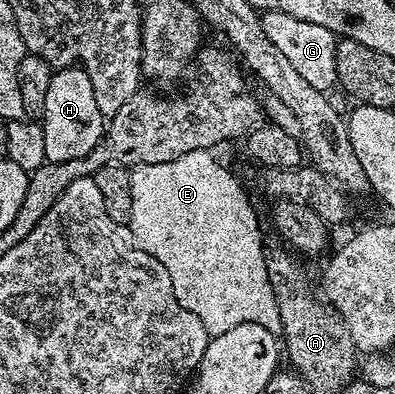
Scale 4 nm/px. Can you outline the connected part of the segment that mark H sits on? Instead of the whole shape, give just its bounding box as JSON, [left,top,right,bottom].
[43,68,107,162]

